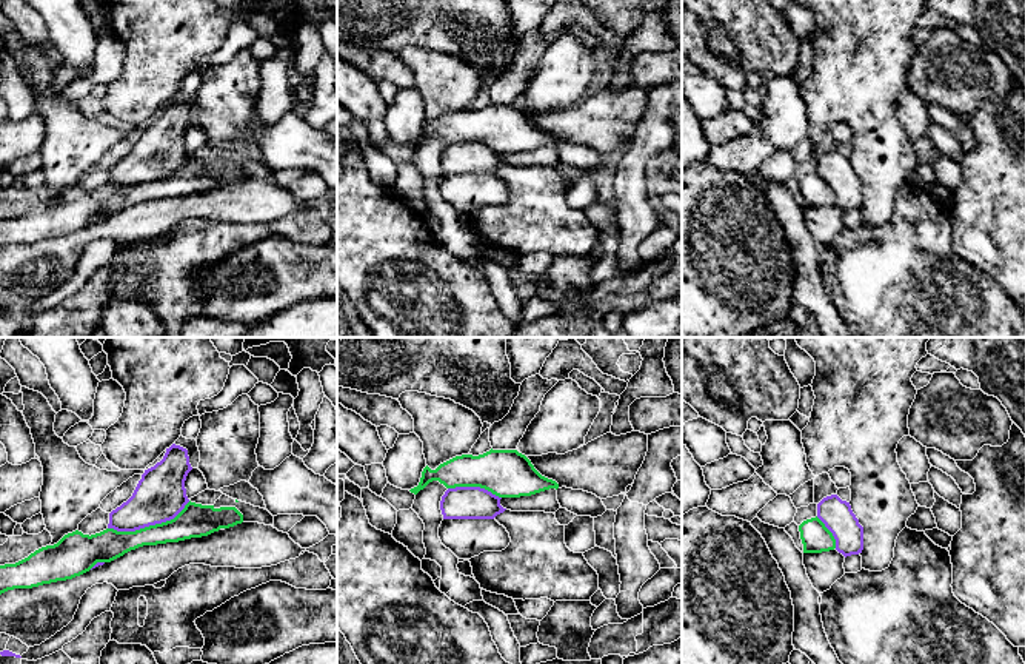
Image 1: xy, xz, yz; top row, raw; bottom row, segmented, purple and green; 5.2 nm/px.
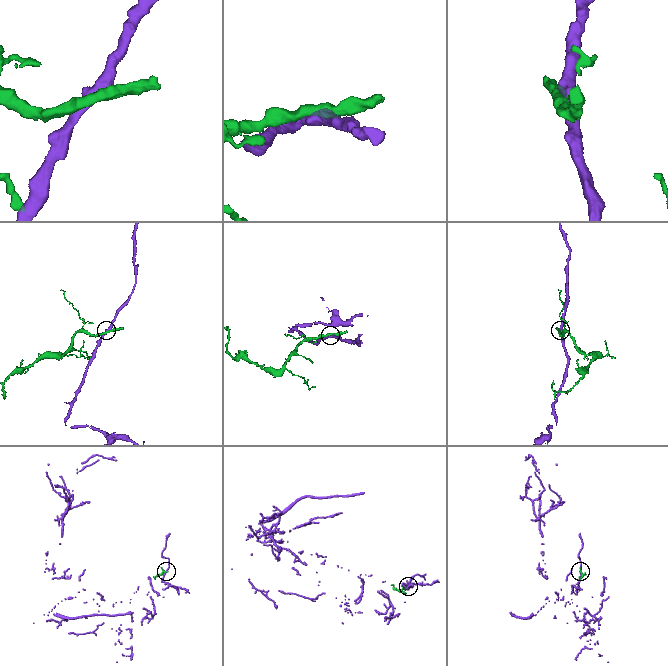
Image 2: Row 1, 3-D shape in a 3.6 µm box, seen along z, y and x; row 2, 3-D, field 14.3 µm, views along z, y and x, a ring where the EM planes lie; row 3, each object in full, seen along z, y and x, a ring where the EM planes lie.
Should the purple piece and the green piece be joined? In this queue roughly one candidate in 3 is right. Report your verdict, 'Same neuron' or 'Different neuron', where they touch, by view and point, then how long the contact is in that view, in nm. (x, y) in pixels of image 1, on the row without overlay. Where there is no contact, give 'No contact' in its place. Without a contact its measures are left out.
Different neuron. Touches purple at xy (148, 181). Shared border 460 nm

